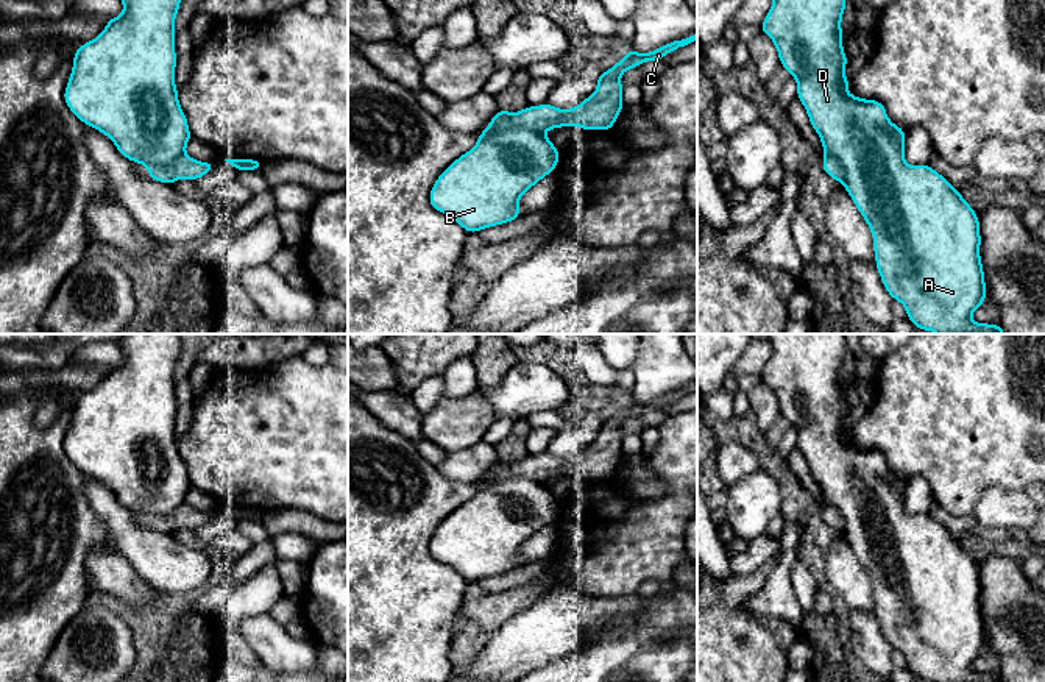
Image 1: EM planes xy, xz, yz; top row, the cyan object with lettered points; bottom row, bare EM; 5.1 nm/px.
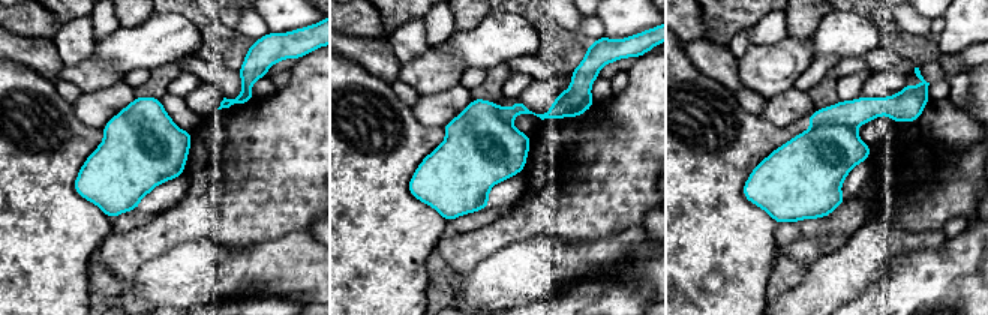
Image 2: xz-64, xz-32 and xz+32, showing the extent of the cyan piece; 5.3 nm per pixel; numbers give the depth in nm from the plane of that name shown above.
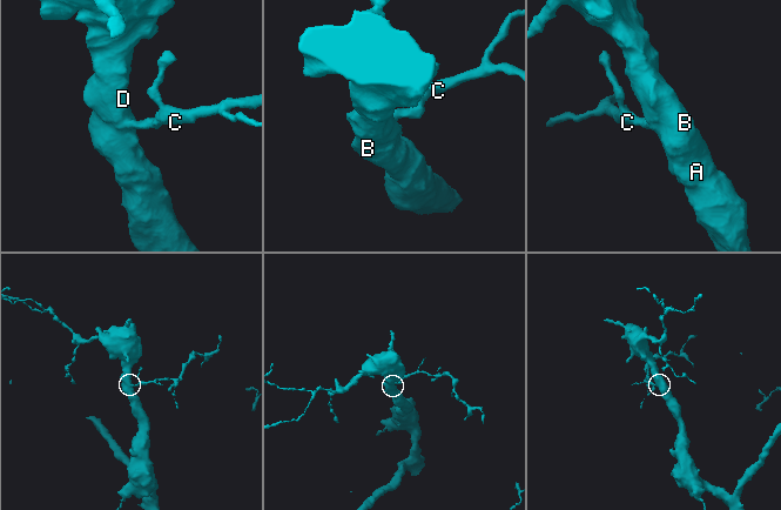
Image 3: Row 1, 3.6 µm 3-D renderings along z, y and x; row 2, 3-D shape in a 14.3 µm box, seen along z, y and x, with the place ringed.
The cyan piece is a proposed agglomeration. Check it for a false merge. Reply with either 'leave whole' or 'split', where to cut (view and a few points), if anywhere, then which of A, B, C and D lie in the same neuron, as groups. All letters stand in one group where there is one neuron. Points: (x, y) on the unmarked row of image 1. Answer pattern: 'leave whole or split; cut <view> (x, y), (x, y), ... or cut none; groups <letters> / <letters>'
split; cut xz (510, 465), (515, 475), (527, 476), (541, 484); groups A B D / C

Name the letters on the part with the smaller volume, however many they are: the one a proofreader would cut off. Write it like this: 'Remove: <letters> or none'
Remove: C

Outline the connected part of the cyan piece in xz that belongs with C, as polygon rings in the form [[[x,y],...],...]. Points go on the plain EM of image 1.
[[[697,381],[686,389],[668,392],[649,403],[638,403],[629,396],[629,403],[622,409],[597,424],[597,439],[580,454],[571,459],[560,459],[549,453],[527,456],[515,462],[510,471],[541,484],[568,474],[579,476],[580,479],[610,481],[624,457],[621,424],[629,418],[636,418],[644,410],[661,410],[668,403],[694,390],[697,390]]]

